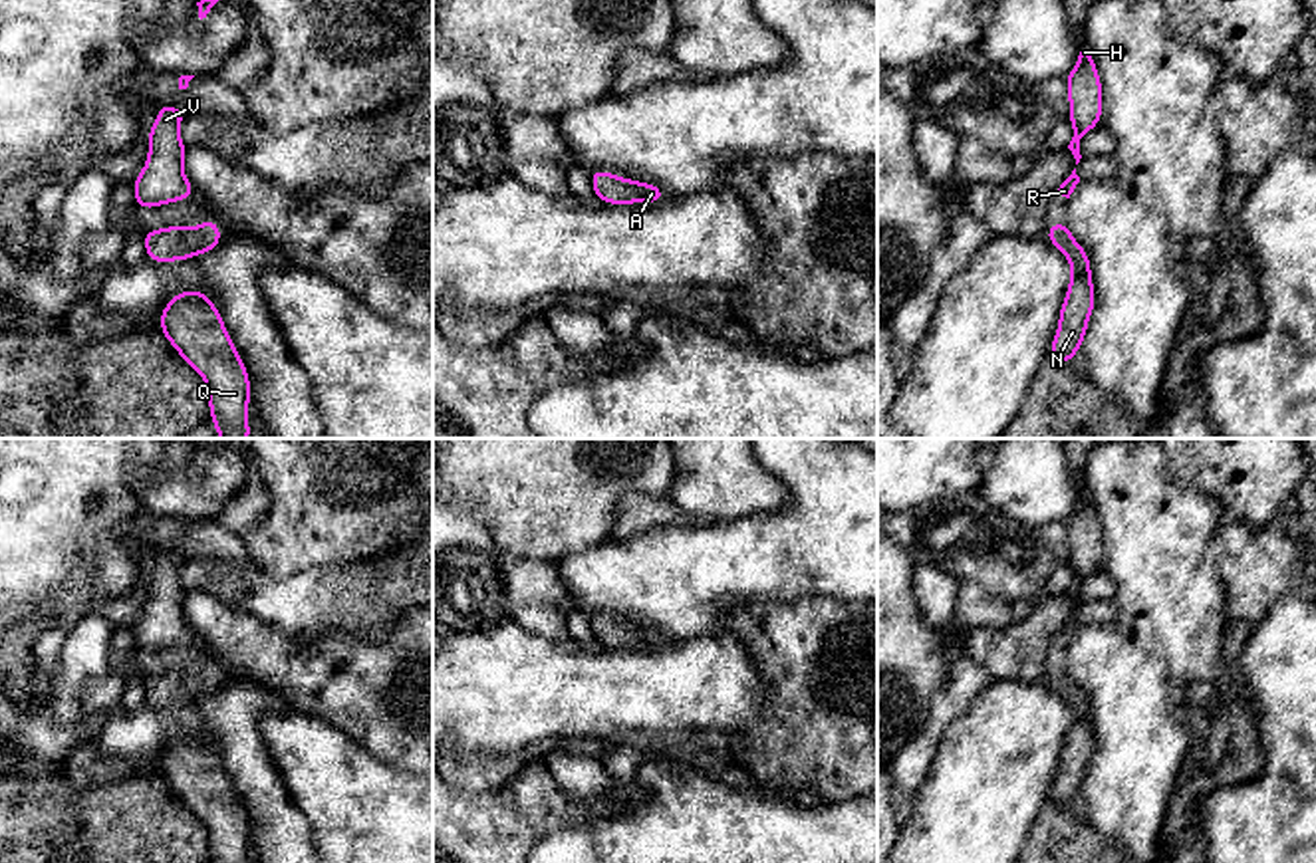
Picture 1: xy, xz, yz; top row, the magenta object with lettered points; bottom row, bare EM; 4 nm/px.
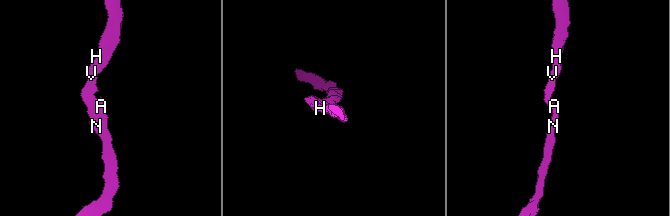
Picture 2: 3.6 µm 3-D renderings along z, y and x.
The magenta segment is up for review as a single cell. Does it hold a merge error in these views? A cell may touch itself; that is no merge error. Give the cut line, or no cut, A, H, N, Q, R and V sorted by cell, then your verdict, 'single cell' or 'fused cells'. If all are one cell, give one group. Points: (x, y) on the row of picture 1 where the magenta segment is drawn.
no cut | A H N Q R V | single cell

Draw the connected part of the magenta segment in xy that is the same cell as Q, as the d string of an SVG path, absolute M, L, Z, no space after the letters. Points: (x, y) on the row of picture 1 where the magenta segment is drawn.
M179 292L159 315L163 335L208 387L210 419L220 438L248 438L248 371L204 292Z

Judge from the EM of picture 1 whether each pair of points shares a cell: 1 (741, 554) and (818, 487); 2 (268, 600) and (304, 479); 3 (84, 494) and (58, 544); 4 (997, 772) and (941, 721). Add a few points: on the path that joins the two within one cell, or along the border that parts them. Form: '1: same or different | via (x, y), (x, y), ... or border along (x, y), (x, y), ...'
1: same | via (763, 554), (810, 508)
2: different | border along (249, 558), (274, 574), (300, 574), (322, 566)
3: same | via (72, 506), (58, 520), (58, 532)
4: different | border along (979, 691), (975, 701), (945, 729), (929, 768)

